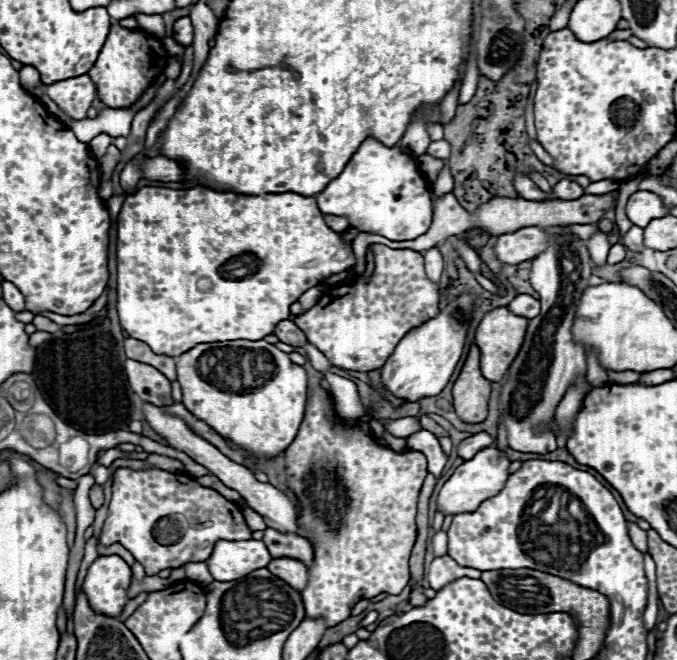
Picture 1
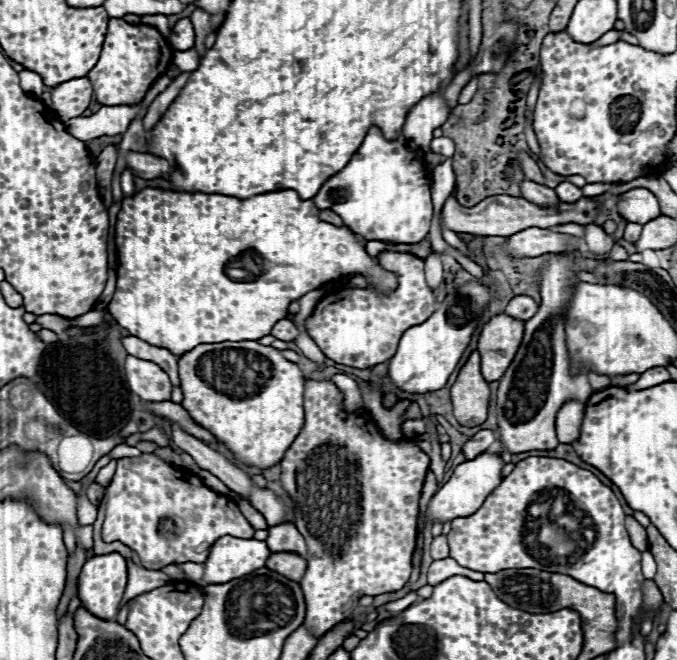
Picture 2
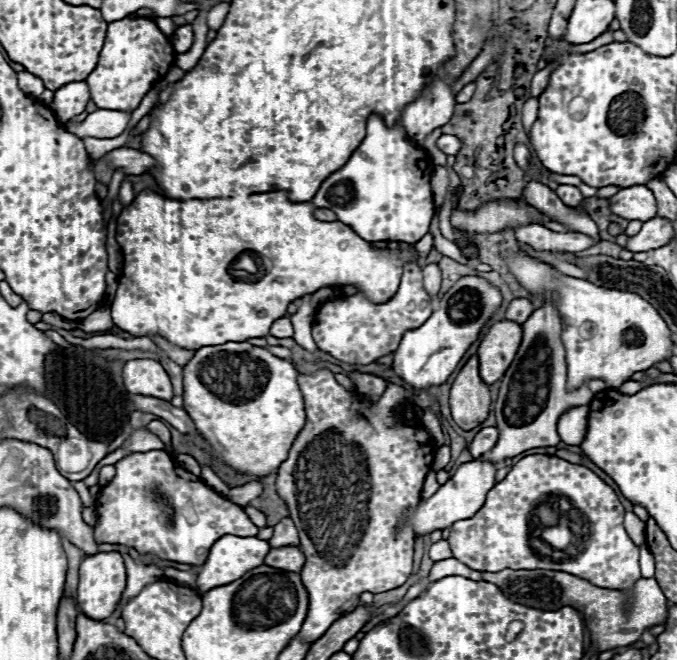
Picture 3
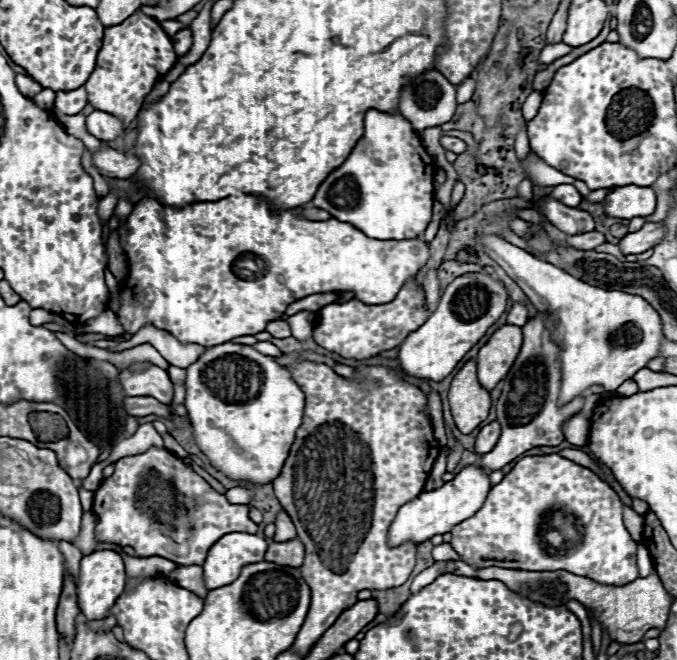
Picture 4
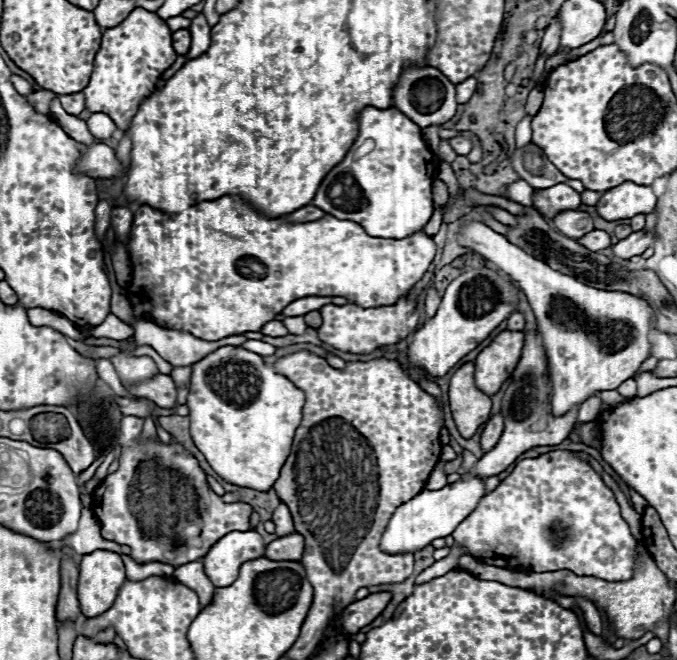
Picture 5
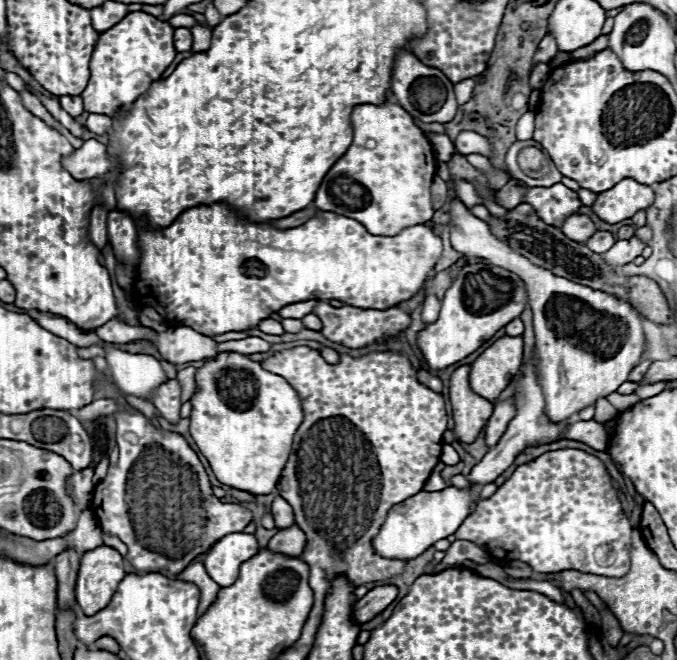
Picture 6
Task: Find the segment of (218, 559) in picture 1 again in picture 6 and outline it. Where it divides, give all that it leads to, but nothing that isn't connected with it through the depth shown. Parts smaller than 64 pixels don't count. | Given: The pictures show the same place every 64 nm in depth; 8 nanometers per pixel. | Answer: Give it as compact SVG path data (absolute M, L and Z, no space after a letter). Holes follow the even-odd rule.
M244 532L226 534L208 550L204 568L208 576L220 586L232 586L232 582L236 582L238 578L240 564L256 556L260 550L262 548L258 546L252 534L244 534Z

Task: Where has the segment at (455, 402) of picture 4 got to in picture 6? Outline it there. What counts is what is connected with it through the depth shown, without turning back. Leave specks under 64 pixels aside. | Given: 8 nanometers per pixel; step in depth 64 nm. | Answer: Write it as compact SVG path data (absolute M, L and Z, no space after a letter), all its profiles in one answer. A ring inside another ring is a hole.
M460 366L450 378L450 402L454 418L454 436L462 444L472 444L488 418L492 416L494 404L486 398L474 394L468 382L470 366Z

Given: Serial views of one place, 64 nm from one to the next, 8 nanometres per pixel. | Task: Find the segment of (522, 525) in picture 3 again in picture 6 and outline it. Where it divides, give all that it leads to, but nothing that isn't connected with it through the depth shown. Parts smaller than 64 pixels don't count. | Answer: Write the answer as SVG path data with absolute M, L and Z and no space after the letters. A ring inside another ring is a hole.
M564 448L546 452L532 462L518 466L492 498L478 502L476 512L470 514L456 530L456 538L478 544L500 564L522 560L542 574L580 570L600 576L624 576L630 568L630 532L632 526L624 514L618 490L612 486L612 478L604 462L584 450Z

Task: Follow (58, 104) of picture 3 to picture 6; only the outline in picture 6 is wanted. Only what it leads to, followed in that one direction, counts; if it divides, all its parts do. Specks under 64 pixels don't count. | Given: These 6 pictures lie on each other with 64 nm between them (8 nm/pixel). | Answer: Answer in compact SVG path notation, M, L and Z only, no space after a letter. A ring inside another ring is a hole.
M70 94L60 96L60 104L62 104L62 108L64 108L70 116L80 116L80 114L84 112L84 108L82 108L82 98L80 98L80 96L70 96Z

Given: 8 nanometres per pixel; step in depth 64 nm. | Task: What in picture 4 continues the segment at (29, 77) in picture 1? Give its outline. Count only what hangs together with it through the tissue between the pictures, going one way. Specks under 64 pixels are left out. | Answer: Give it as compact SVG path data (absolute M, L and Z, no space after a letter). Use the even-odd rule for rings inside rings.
M18 74L18 76L16 76L16 86L18 86L18 90L20 90L24 96L28 96L28 98L36 96L36 94L42 90L42 86L40 86L34 78L24 76L24 74Z

